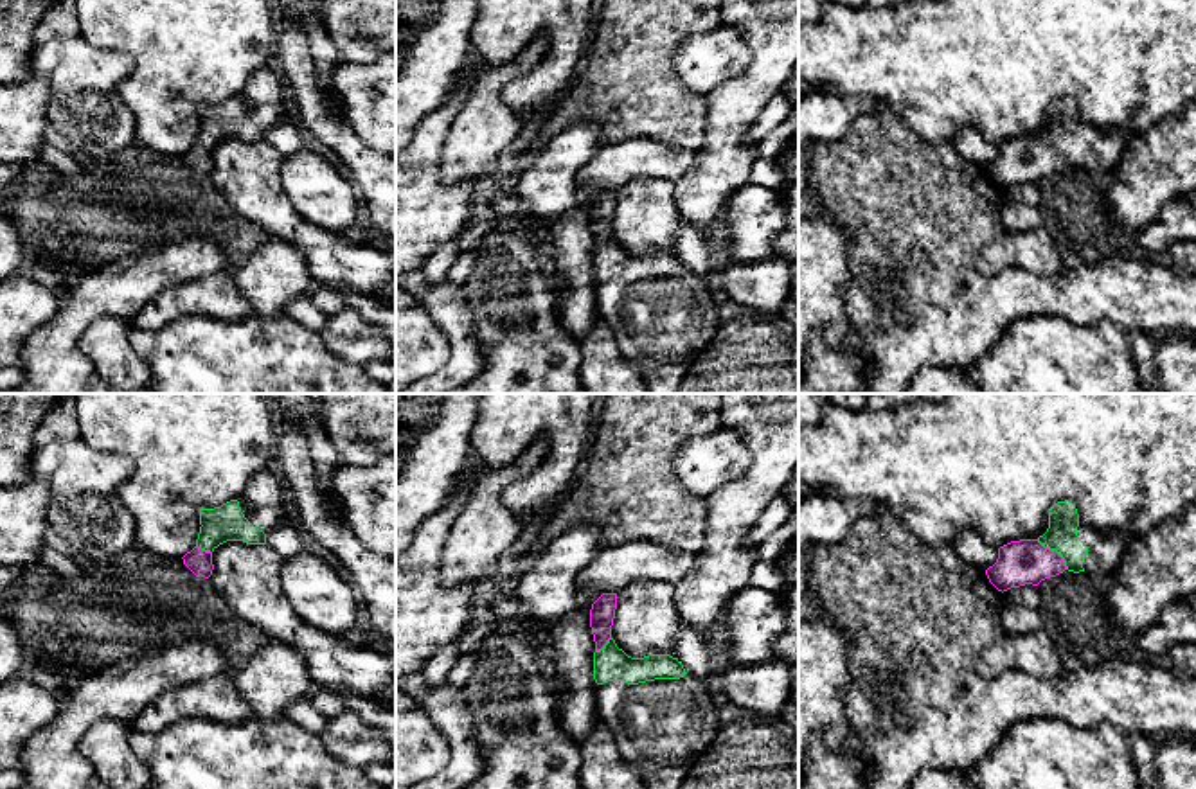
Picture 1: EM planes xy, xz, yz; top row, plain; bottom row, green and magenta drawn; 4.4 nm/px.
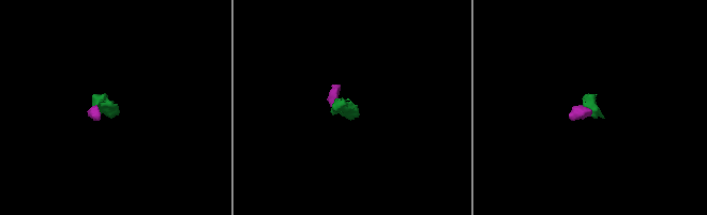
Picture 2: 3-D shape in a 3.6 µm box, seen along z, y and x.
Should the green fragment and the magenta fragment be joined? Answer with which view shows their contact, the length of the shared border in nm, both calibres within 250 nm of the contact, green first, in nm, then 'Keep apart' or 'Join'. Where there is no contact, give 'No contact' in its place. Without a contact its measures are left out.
Touches green in yz. Shared border 190 nm. Thickness 140 nm (green) against 200 nm. Join

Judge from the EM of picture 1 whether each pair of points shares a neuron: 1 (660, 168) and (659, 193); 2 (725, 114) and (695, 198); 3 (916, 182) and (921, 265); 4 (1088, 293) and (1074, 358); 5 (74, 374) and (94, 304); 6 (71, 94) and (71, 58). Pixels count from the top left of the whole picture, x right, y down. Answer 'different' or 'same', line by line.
1: different
2: same
3: same
4: different
5: same
6: same

